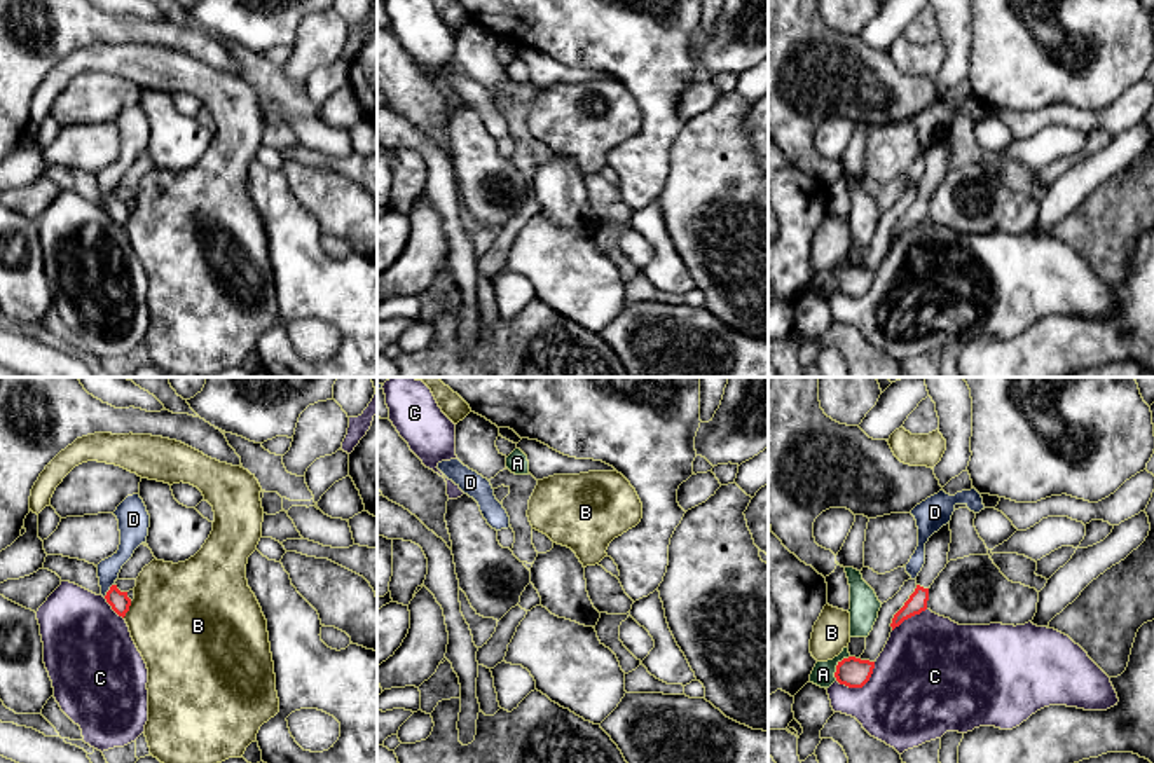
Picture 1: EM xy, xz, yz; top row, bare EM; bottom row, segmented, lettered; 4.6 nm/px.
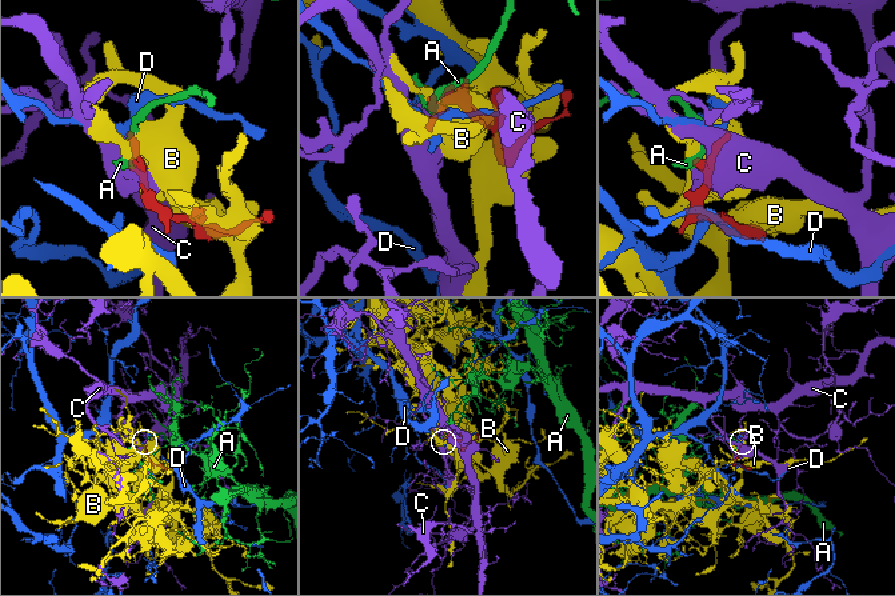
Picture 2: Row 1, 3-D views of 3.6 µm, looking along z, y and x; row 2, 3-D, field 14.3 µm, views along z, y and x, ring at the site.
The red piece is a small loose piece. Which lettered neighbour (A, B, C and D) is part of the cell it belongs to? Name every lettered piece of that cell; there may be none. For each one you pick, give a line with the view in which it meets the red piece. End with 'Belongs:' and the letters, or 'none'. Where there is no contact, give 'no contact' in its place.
Belongs: none

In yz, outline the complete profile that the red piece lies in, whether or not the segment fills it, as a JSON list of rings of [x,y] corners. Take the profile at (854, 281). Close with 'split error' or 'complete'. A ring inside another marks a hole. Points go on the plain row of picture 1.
[[[848,265],[838,271],[835,286],[848,297],[862,297],[869,290],[873,278],[875,271]]]; complete

